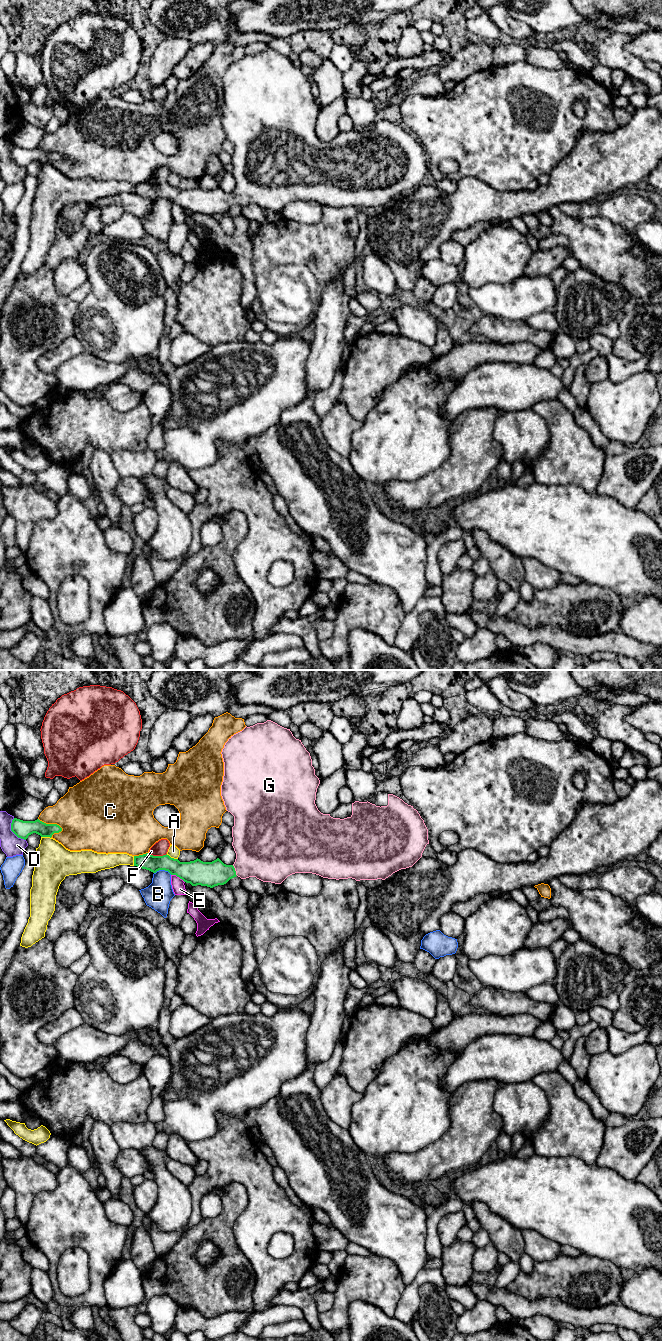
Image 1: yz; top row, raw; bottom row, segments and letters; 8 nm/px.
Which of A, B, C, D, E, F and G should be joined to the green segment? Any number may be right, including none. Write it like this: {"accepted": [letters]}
{"accepted": ["G"]}

